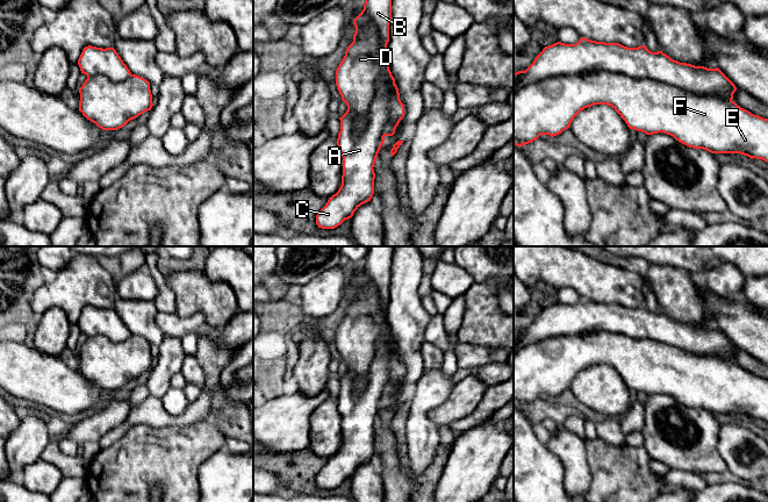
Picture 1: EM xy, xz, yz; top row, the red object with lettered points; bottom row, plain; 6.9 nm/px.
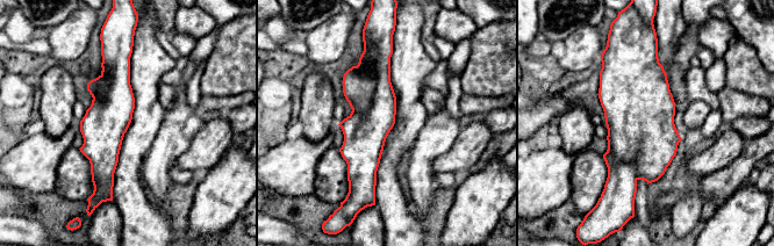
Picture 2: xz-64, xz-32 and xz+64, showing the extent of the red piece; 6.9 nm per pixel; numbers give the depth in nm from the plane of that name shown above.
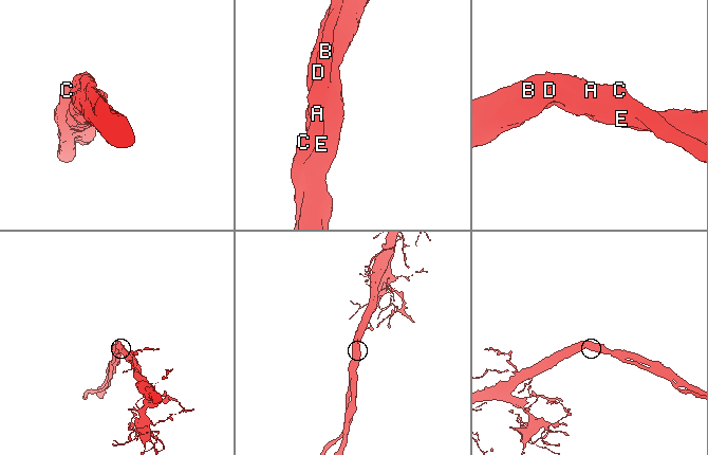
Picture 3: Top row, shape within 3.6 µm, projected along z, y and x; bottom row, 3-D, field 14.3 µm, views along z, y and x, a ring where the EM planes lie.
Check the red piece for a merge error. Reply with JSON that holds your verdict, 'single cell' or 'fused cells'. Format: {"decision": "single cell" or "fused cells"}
{"decision": "single cell"}

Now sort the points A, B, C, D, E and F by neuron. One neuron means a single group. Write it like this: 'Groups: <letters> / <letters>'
Groups: A B C D E F

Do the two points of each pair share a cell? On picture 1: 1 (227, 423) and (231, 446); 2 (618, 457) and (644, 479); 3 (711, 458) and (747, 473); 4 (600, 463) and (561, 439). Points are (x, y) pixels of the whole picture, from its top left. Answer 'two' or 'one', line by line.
1: two
2: one
3: two
4: two

